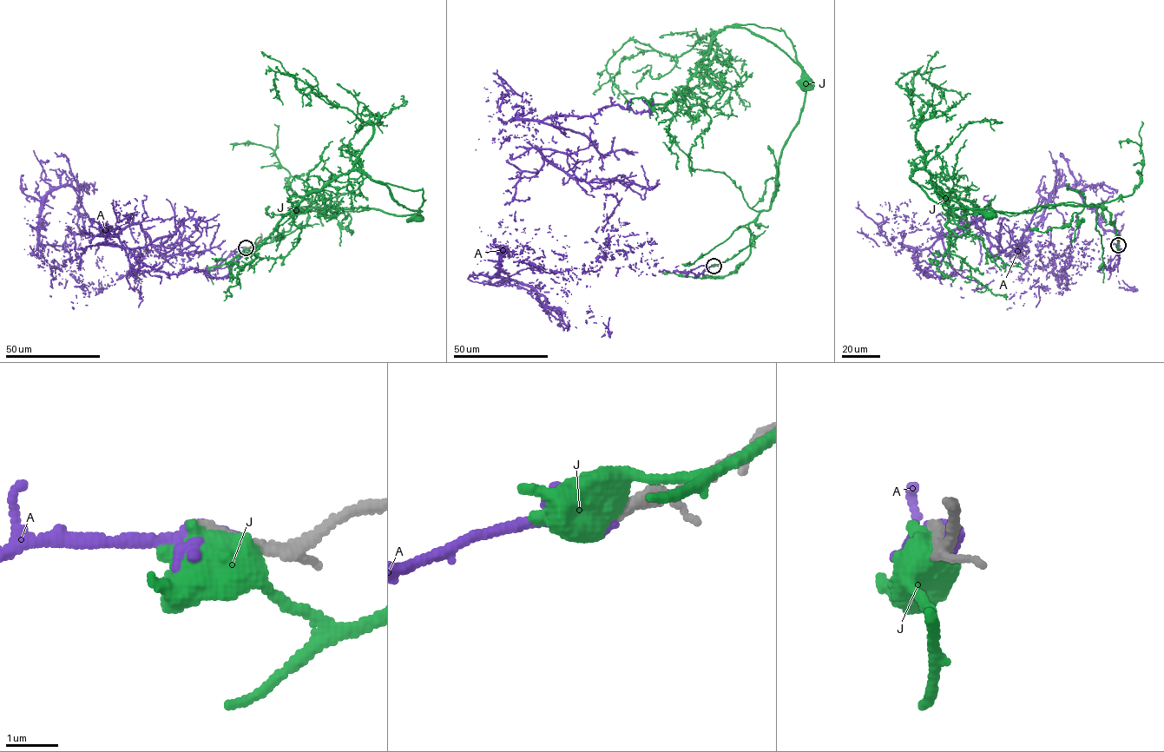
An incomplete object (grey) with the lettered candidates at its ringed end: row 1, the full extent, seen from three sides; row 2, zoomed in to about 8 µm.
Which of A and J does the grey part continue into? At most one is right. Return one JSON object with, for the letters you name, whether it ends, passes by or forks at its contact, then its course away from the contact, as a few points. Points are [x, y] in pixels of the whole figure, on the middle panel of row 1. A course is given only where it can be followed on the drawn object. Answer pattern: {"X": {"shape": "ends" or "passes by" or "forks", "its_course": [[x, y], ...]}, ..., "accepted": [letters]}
{"A": {"shape": "passes by", "its_course": [[713, 266], [659, 271], [610, 244], [578, 279], [500, 252], [497, 275], [568, 322], [609, 317]]}, "accepted": ["A"]}

